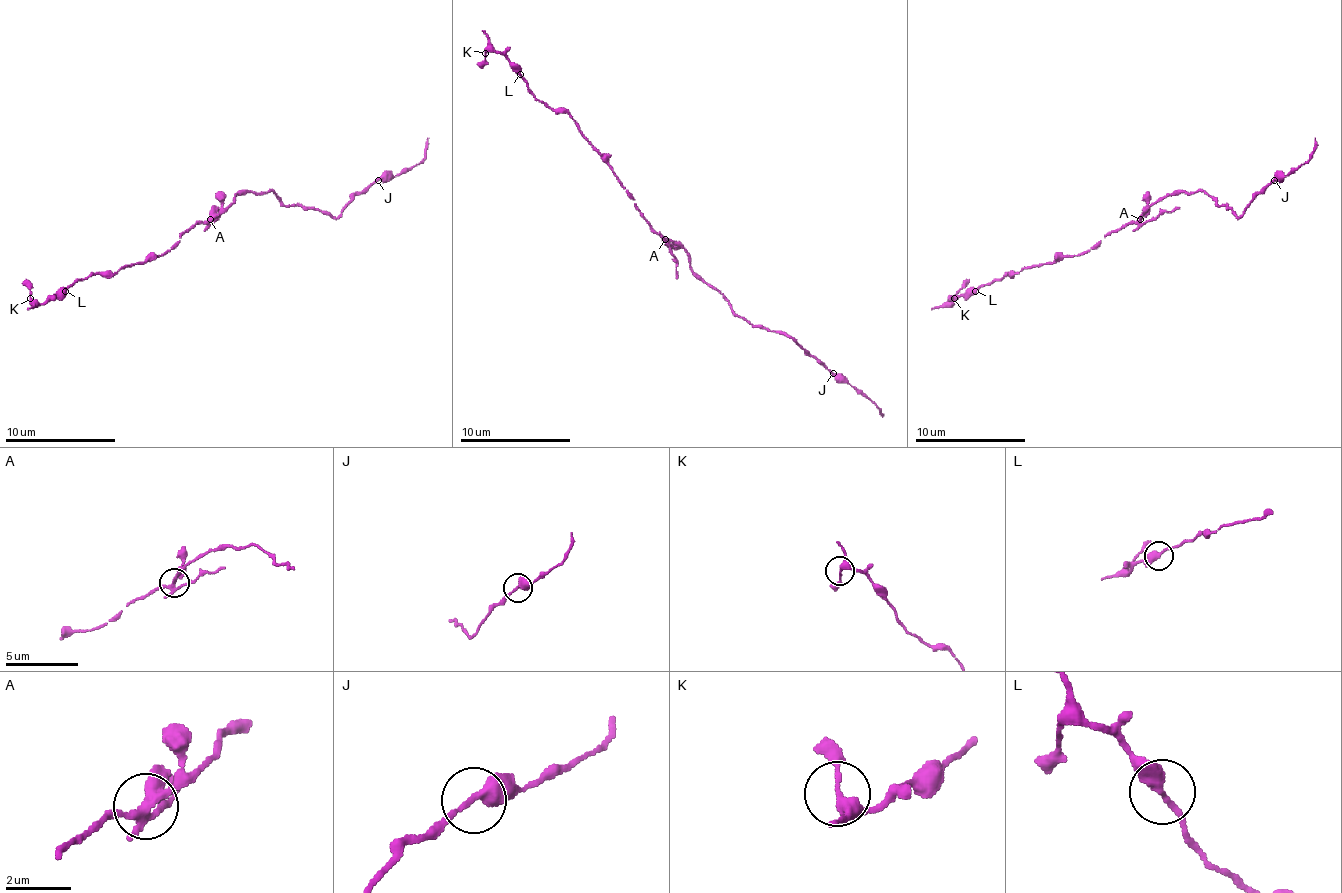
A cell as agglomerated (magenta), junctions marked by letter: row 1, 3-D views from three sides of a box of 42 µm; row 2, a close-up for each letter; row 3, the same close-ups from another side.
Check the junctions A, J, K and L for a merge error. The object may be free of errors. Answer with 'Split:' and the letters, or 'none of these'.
Split: A

